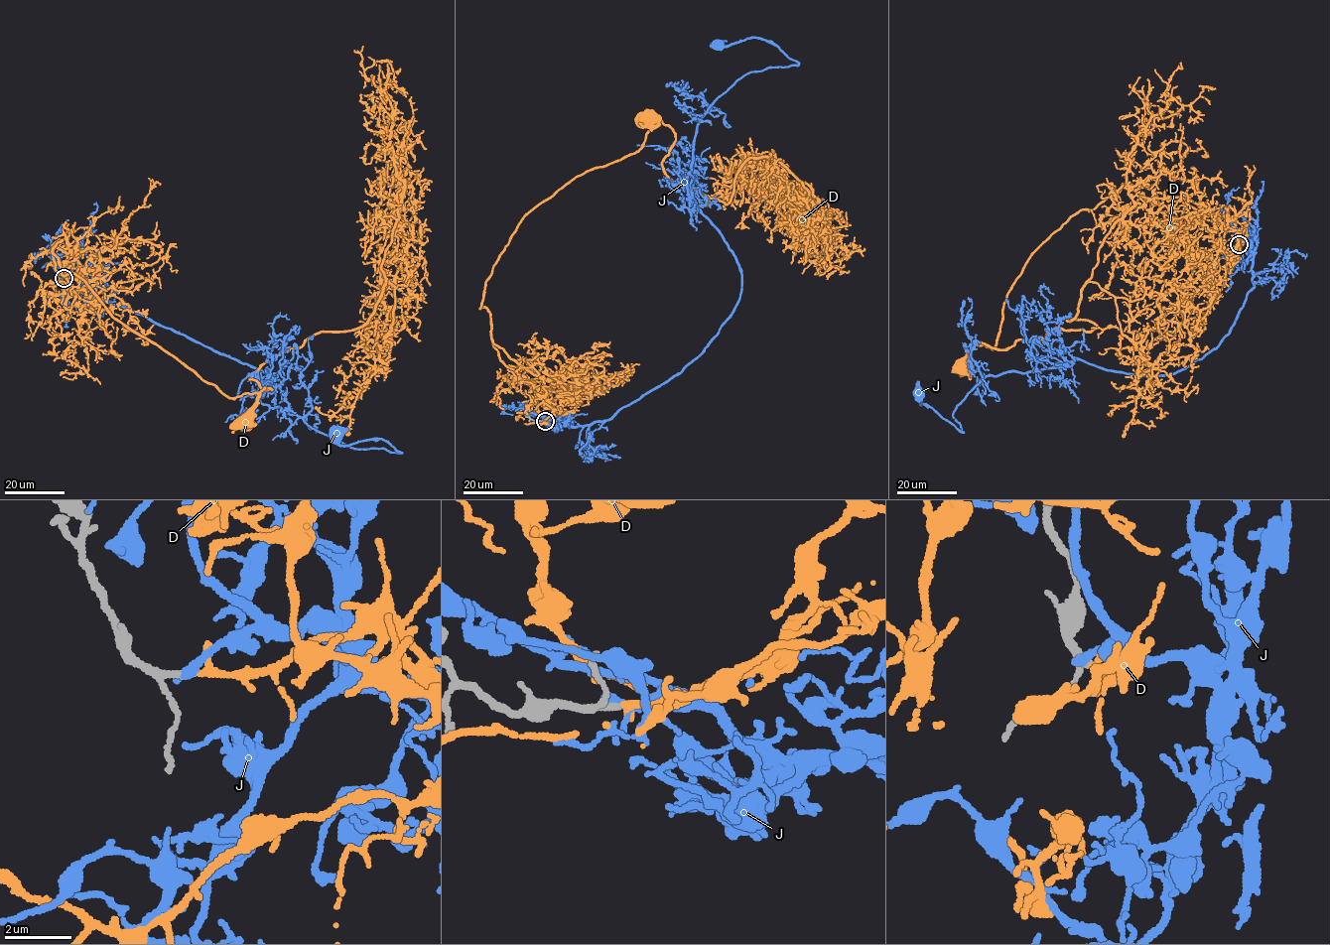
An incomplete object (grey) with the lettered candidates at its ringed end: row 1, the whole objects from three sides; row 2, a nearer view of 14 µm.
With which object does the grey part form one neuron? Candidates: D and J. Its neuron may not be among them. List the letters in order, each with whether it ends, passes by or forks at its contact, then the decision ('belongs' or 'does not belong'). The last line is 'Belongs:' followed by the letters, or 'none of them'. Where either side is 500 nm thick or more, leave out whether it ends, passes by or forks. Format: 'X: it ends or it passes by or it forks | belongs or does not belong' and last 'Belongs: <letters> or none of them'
D: it ends | belongs
J: it passes by | does not belong
Belongs: D

